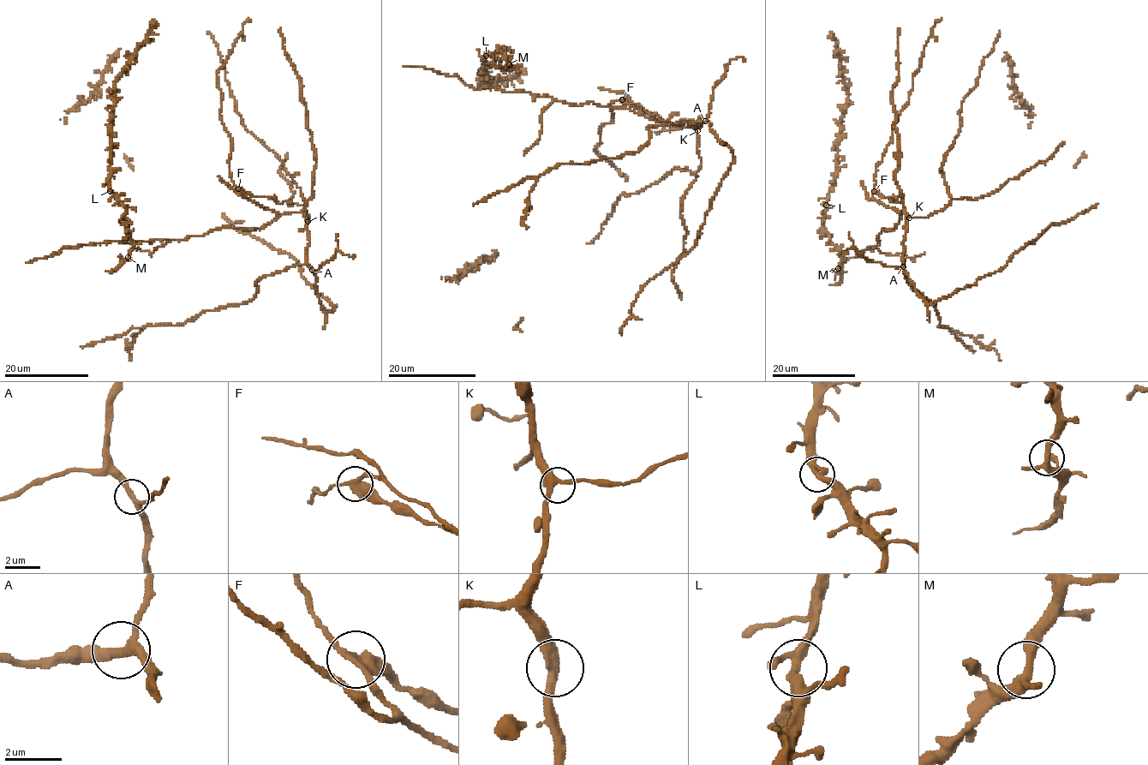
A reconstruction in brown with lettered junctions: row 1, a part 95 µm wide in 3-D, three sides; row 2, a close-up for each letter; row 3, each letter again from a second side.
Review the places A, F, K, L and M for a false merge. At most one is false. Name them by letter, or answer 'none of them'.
F

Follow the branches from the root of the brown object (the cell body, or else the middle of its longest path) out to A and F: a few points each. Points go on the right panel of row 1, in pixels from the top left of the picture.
A: (905, 212), (903, 266)
F: (905, 212), (904, 210), (900, 213), (878, 202), (873, 197), (874, 191)

